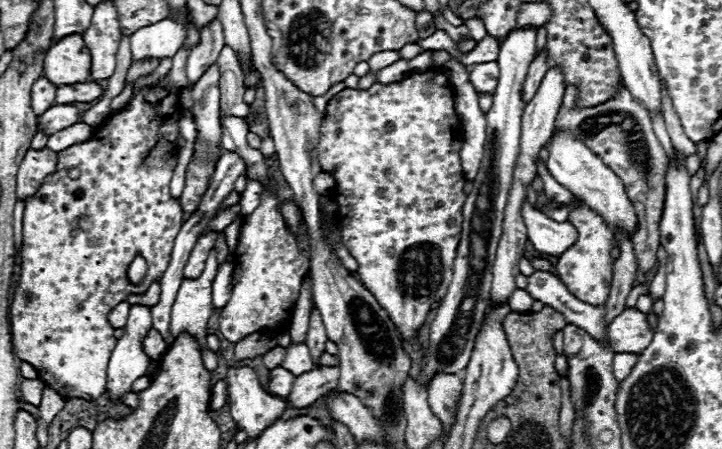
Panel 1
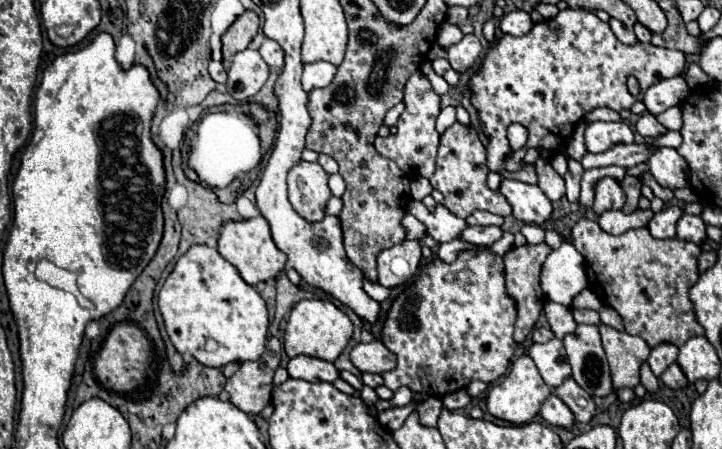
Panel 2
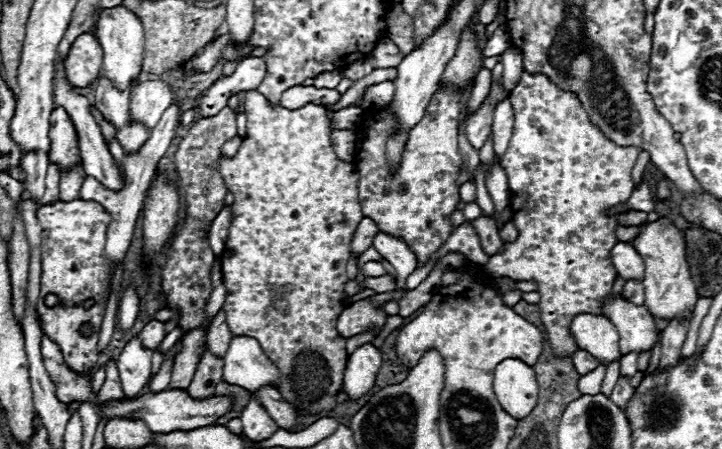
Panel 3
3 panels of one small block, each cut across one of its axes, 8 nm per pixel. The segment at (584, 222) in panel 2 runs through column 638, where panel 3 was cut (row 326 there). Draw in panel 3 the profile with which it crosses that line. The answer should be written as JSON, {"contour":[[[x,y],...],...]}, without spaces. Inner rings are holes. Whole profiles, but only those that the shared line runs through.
{"contour":[[[248,90],[246,96],[244,96],[244,112],[246,112],[246,118],[248,118],[246,138],[242,140],[238,152],[232,158],[226,158],[226,156],[218,158],[218,172],[222,174],[222,180],[224,180],[226,188],[234,196],[232,222],[230,222],[230,228],[228,228],[228,240],[226,240],[224,252],[220,254],[222,280],[224,280],[224,288],[226,288],[226,302],[222,306],[222,310],[226,312],[226,324],[228,324],[230,332],[234,336],[250,336],[250,338],[256,338],[260,342],[260,348],[264,350],[264,354],[280,370],[278,390],[280,390],[282,398],[286,402],[290,402],[296,408],[298,414],[330,412],[330,410],[336,408],[336,398],[342,390],[344,370],[346,370],[346,362],[348,362],[346,338],[338,334],[336,324],[338,324],[338,316],[346,308],[346,300],[348,300],[348,294],[344,292],[344,284],[348,280],[346,264],[348,264],[348,258],[350,258],[350,244],[352,244],[352,238],[354,238],[354,232],[356,232],[360,220],[364,218],[364,214],[360,210],[360,196],[358,196],[360,176],[358,176],[352,162],[344,162],[334,154],[332,142],[330,142],[330,118],[328,118],[326,108],[308,102],[302,108],[288,110],[282,104],[272,106],[268,102],[268,98],[264,94],[260,94],[258,90]]]}

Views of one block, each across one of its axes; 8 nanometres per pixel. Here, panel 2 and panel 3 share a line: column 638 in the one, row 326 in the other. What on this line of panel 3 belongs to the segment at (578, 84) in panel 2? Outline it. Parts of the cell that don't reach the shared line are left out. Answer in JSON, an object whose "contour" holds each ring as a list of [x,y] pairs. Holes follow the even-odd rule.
{"contour":[[[74,200],[42,206],[38,210],[38,222],[42,226],[42,288],[38,302],[42,330],[60,346],[66,364],[76,372],[84,372],[90,370],[98,360],[98,336],[82,336],[80,328],[84,322],[90,322],[96,330],[100,330],[102,324],[104,296],[108,286],[104,242],[110,214],[100,204],[92,204],[92,200]],[[46,294],[56,294],[64,304],[54,308],[46,306]],[[86,300],[92,300],[94,304],[84,308],[82,304]]]}

